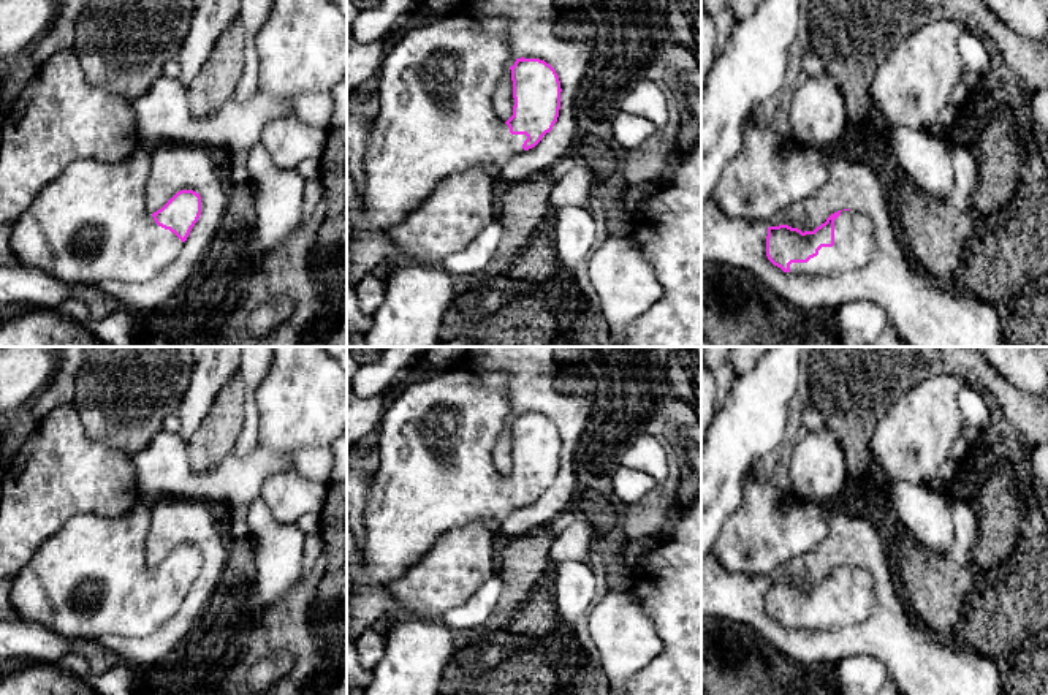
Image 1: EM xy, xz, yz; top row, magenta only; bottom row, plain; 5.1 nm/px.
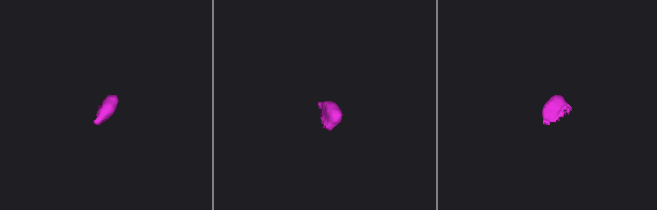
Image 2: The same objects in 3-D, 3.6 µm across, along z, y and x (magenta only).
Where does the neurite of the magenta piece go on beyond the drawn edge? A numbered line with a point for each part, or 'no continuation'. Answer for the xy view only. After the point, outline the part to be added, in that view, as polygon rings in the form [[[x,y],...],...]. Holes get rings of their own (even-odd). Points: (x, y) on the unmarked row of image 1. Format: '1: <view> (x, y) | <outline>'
1: xy (89, 580) | [[[141,499],[119,518],[93,513],[79,513],[70,518],[13,576],[11,603],[19,619],[41,624],[71,641],[98,640],[103,635],[139,638],[157,630],[180,608],[184,597],[169,584],[158,581],[152,568],[147,567],[144,541],[150,519],[152,502],[147,499]]]

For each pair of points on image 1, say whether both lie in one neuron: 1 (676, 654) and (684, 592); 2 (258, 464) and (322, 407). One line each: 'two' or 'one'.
1: one
2: two

